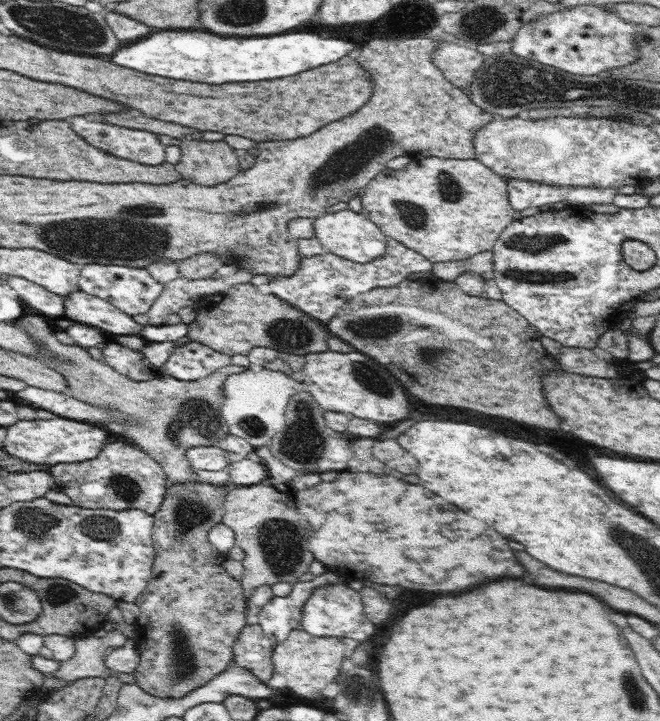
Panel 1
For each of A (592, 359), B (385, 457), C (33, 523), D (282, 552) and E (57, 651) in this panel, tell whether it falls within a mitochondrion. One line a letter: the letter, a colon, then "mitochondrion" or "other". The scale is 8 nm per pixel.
A: other
B: other
C: mitochondrion
D: mitochondrion
E: other

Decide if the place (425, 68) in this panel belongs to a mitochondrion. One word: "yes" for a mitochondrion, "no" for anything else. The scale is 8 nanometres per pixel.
no

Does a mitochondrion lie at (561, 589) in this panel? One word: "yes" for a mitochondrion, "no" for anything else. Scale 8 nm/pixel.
no

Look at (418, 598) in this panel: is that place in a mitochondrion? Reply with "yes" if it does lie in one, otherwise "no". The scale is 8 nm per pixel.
no

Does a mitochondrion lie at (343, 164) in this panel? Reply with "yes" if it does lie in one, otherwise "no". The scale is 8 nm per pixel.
yes

